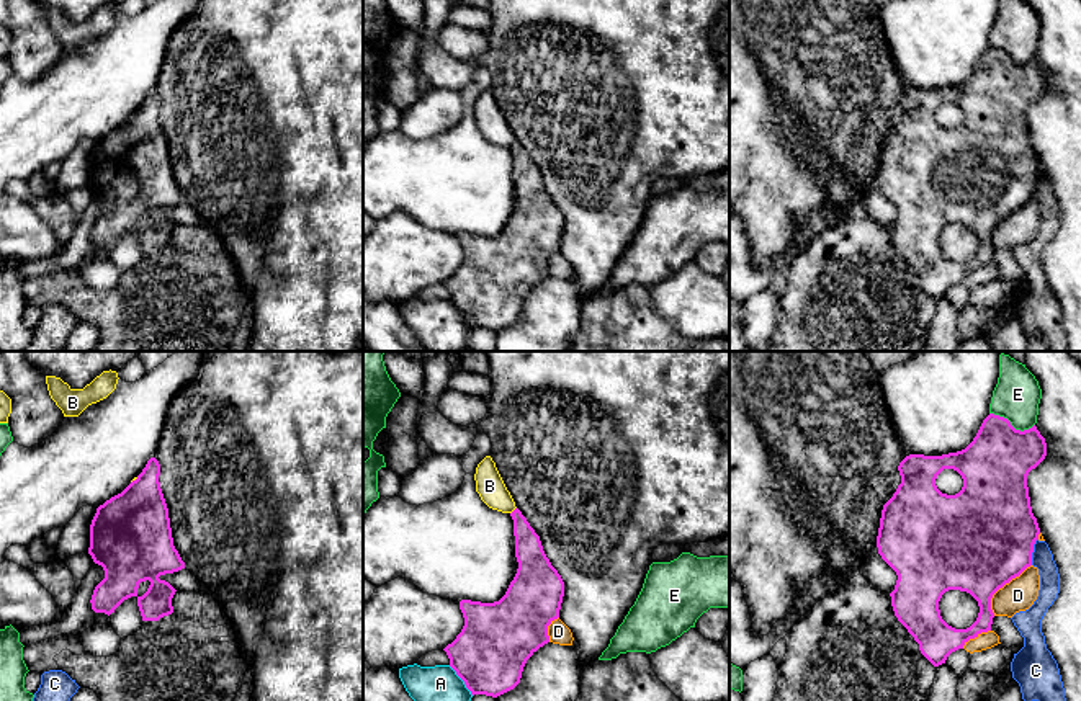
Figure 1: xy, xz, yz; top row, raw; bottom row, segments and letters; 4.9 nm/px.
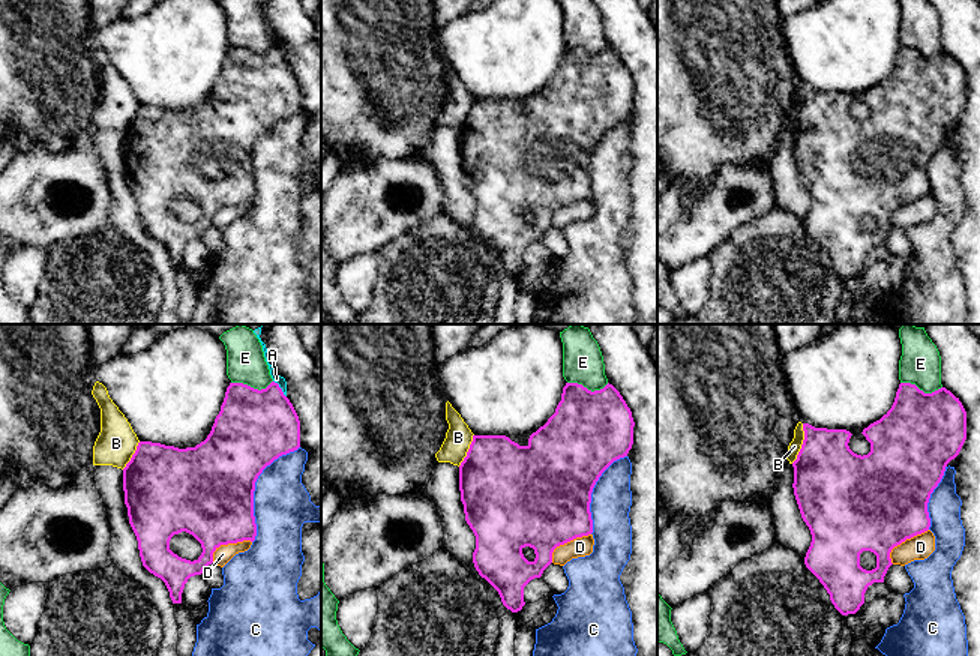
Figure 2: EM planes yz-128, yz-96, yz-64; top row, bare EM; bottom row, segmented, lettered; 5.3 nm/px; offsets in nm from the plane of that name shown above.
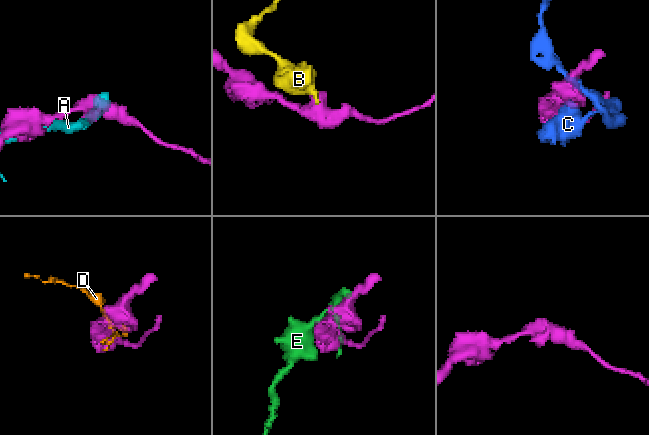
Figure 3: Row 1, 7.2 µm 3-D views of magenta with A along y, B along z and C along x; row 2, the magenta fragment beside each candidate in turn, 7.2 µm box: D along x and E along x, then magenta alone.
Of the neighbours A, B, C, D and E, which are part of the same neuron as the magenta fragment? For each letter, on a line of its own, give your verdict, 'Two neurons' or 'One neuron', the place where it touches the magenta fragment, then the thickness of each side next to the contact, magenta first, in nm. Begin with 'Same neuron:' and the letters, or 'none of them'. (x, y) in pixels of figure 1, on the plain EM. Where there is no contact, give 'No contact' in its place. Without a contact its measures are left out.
Same neuron: none of them
A: Two neurons. Touches magenta at xz (462, 312). Thickness 360 nm (magenta) against 240 nm
B: Two neurons. Touches magenta at xz (514, 144). Thickness 140 nm (magenta) against 140 nm
C: Two neurons. Touches magenta at yz (1032, 185). Thickness 500 nm (magenta) against 110 nm
D: Two neurons. Touches magenta at yz (1001, 221). Thickness 500 nm (magenta) against 160 nm
E: Two neurons. Touches magenta at yz (1011, 59). Thickness 340 nm (magenta) against 220 nm

